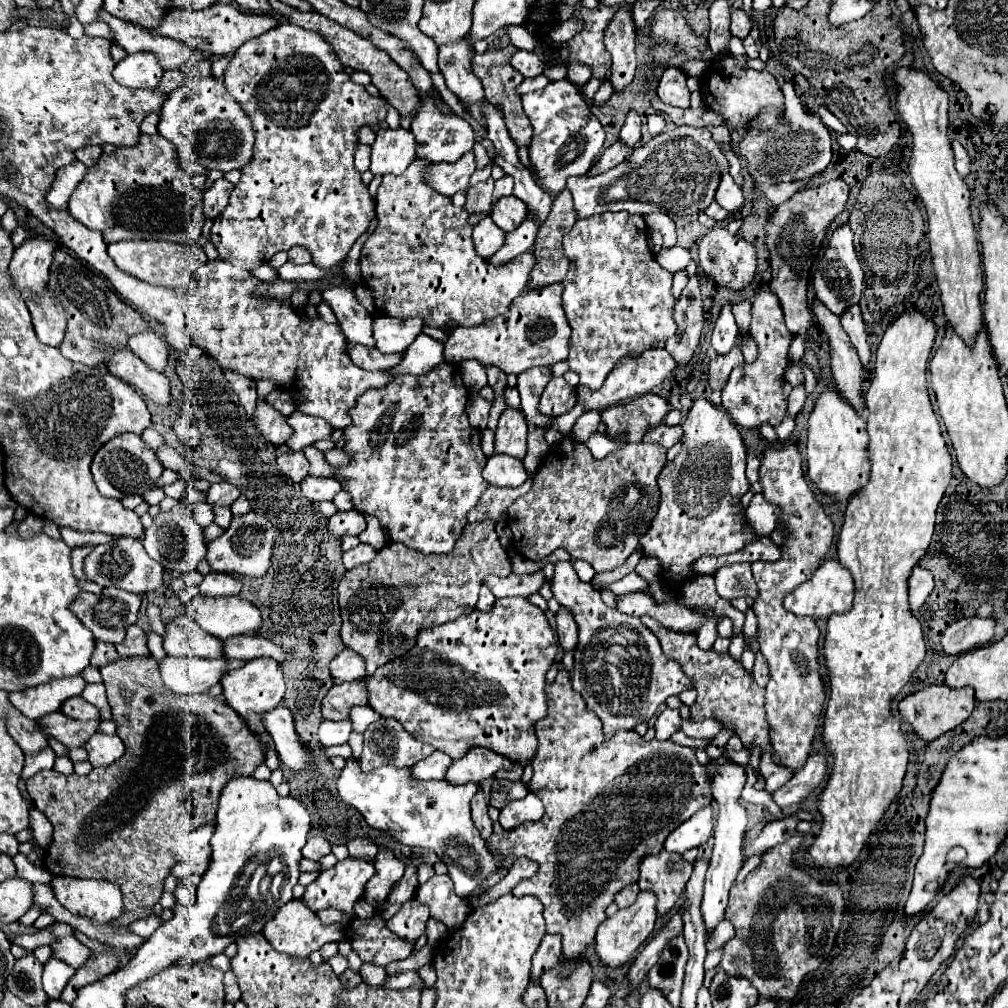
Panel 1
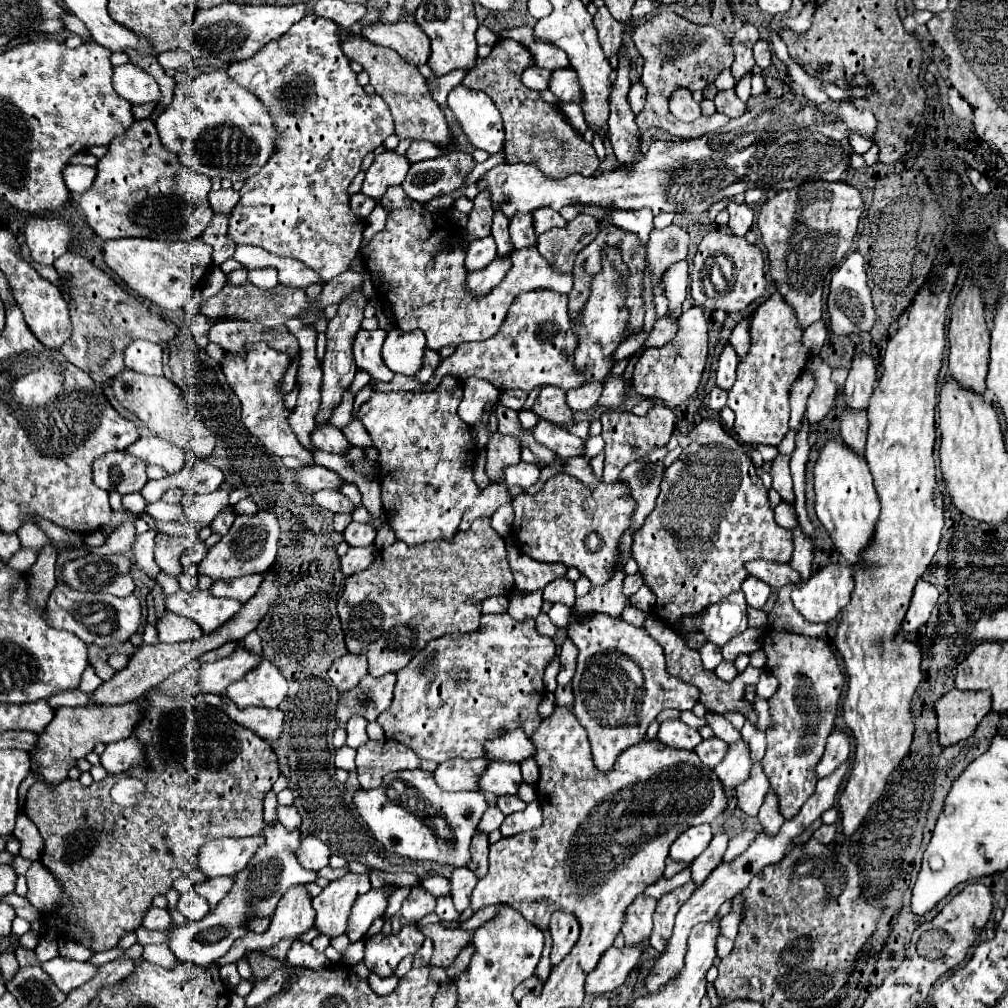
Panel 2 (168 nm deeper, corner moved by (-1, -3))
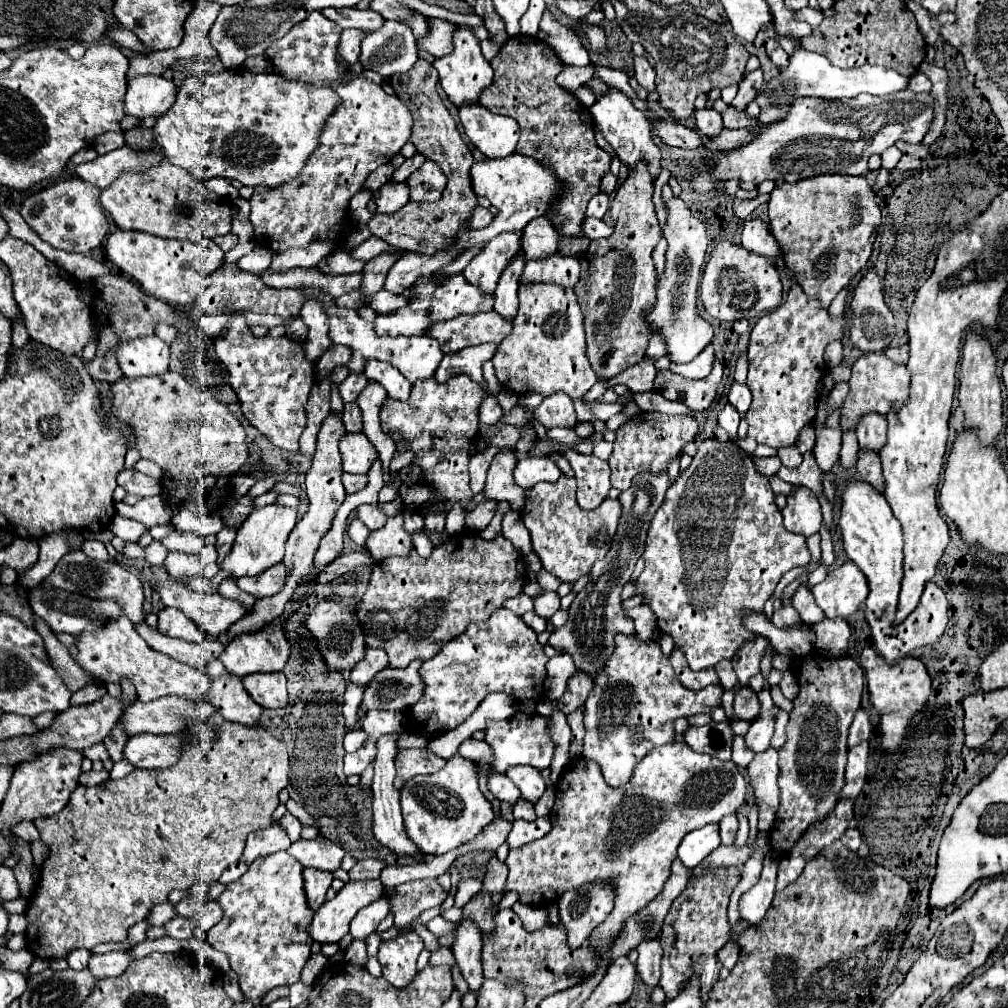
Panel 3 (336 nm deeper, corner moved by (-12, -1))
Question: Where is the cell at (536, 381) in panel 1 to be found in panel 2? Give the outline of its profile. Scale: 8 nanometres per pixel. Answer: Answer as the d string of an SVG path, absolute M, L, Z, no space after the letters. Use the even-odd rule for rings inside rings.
M539 419L539 425L531 433L539 443L549 447L555 455L561 455L561 457L581 457L583 455L583 449L585 449L583 439L571 435L563 427L551 425L545 419Z

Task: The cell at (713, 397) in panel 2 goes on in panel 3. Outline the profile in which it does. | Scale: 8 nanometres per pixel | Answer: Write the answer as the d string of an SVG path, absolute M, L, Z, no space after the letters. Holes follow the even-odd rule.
M724 403L724 407L718 411L718 423L726 429L730 439L738 439L736 431L738 431L738 423L740 423L740 413L736 411L736 407L732 403Z

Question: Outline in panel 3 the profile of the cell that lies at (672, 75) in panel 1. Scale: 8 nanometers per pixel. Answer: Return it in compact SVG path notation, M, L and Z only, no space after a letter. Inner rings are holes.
M698 109L696 111L696 127L698 127L698 131L702 133L702 135L706 135L706 137L714 137L714 135L718 135L720 133L720 129L722 129L722 117L720 117L720 113L716 111L716 109Z

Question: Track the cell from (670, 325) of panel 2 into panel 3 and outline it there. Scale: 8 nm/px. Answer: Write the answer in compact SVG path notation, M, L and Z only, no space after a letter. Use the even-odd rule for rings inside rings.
M644 357L640 363L630 365L630 369L624 369L620 375L614 377L614 381L610 383L610 387L614 387L616 383L624 383L628 385L628 389L632 393L642 393L642 391L652 391L654 387L654 375L656 375L656 367L654 367L654 359Z

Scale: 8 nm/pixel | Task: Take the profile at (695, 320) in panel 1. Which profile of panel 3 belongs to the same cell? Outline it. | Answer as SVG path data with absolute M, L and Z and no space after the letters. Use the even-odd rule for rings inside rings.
M716 359L708 377L704 379L684 379L682 375L672 373L670 369L656 371L654 389L670 401L680 401L692 411L704 411L716 399L716 389L722 379L724 365Z

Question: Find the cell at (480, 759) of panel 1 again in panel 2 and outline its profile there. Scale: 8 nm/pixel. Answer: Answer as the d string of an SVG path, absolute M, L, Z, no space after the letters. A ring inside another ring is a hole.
M489 763L485 773L479 779L479 787L485 793L501 795L517 795L521 785L521 771L517 763Z

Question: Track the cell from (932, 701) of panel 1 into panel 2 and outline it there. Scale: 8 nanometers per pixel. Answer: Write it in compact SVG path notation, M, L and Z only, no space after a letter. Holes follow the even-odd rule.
M953 689L937 701L935 709L939 743L949 747L975 733L979 721L991 711L991 693Z

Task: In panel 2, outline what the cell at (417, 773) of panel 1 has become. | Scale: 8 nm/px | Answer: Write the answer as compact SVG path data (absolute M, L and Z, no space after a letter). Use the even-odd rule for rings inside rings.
M451 759L437 767L435 779L445 791L479 791L479 777L483 775L483 769L487 769L485 759Z

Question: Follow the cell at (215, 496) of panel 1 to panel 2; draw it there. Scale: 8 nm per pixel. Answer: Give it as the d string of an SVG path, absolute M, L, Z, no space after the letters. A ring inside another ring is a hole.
M227 507L227 509L223 509L223 511L213 519L211 531L217 533L217 535L225 535L225 533L229 531L229 527L231 527L233 521L235 521L235 513Z

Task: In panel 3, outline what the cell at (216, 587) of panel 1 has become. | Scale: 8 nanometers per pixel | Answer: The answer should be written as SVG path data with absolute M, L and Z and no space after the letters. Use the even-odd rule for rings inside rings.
M278 563L276 567L270 567L270 571L264 571L264 575L236 579L236 585L238 585L242 591L254 595L256 599L260 599L260 597L270 597L270 595L276 595L276 593L282 589L284 575L286 575L286 569L284 569L282 563Z

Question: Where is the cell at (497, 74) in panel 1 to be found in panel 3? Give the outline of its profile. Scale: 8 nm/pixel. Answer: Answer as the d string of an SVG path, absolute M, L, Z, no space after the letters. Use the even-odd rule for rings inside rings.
M526 35L510 37L490 65L494 69L494 81L480 93L480 103L494 113L518 121L520 141L516 153L548 163L556 175L568 183L564 199L550 209L548 217L562 235L582 235L578 223L584 219L588 201L600 193L602 175L610 169L610 155L596 145L592 115L572 93L556 85L554 79L562 69L562 61L540 39Z

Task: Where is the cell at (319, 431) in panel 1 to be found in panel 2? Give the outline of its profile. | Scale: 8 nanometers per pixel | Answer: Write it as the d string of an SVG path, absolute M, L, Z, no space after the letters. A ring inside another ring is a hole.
M333 425L327 427L317 427L315 433L311 435L311 441L317 449L327 451L327 453L337 453L343 455L351 449L351 443L347 441L347 437L341 433L341 429L335 429Z

